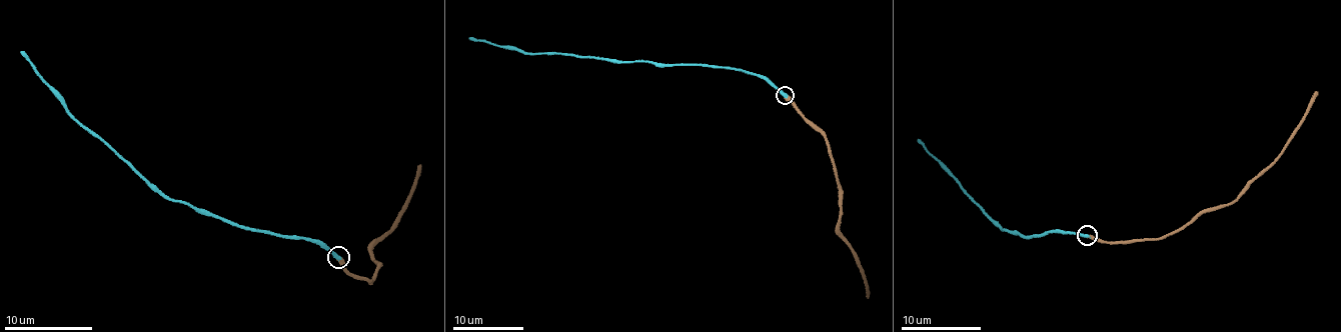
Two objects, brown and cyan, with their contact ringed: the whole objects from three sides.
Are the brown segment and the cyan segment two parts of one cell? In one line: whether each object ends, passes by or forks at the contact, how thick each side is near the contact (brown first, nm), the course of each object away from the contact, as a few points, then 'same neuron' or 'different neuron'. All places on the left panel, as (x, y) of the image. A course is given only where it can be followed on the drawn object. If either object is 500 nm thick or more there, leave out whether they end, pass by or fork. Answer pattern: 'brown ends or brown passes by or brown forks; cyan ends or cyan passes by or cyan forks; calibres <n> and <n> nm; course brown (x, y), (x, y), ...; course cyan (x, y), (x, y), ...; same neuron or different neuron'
brown ends; cyan ends; calibres 400 and 360 nm; course brown (338, 257), (344, 270), (369, 283), (380, 265), (373, 262), (369, 252), (396, 218), (419, 164); course cyan (338, 257), (312, 239), (252, 231), (166, 199), (151, 189), (66, 111), (22, 50); same neuron

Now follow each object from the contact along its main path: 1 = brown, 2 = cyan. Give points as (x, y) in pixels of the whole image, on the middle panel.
1: (786, 96), (824, 136), (841, 189), (837, 226), (857, 264), (868, 297)
2: (786, 96), (766, 80), (744, 71), (704, 65), (614, 62), (553, 52), (524, 54), (515, 48), (469, 37)

